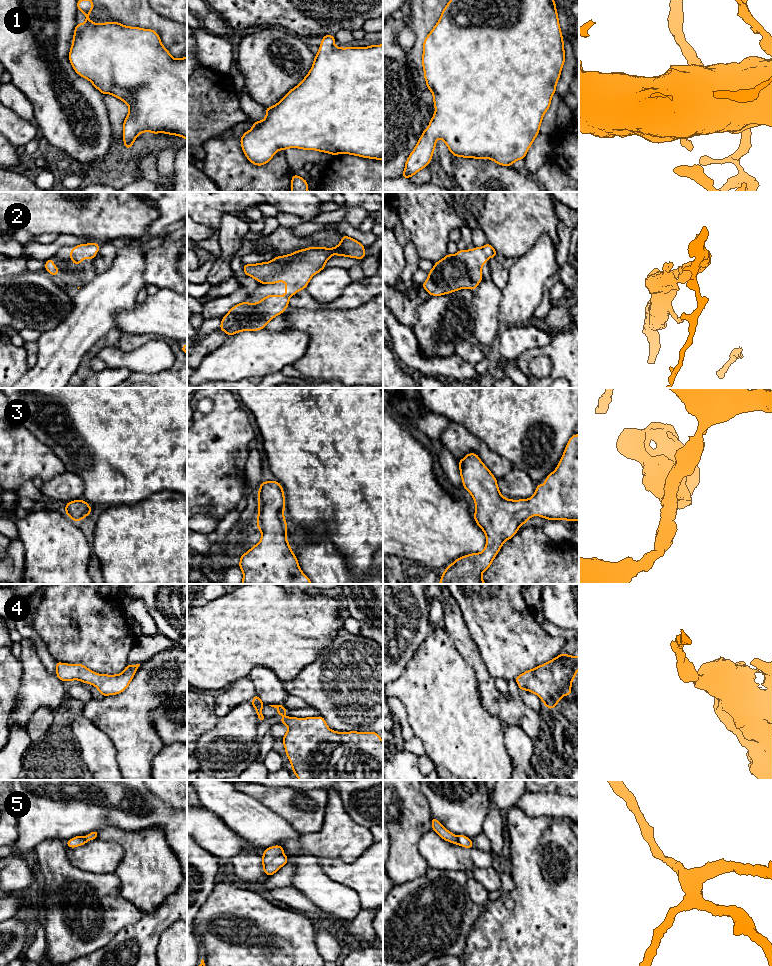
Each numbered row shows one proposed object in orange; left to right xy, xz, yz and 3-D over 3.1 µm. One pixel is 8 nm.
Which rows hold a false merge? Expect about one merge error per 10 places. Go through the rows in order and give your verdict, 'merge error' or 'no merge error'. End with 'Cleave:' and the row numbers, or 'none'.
1: no merge error
2: no merge error
3: no merge error
4: no merge error
5: no merge error
Cleave: none

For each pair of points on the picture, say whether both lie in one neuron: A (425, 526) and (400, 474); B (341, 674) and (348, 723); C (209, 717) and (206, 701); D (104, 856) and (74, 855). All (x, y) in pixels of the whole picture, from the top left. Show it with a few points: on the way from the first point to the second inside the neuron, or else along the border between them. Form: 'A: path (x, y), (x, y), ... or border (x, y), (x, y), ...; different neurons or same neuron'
A: path (412, 513), (400, 501), (400, 487); same neuron
B: path (348, 686), (348, 711); same neuron
C: path (206, 713), (206, 705); same neuron
D: path (97, 856), (81, 856); same neuron

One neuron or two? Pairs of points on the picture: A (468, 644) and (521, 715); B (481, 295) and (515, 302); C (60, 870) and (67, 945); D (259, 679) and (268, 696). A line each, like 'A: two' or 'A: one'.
A: one
B: two
C: one
D: one

